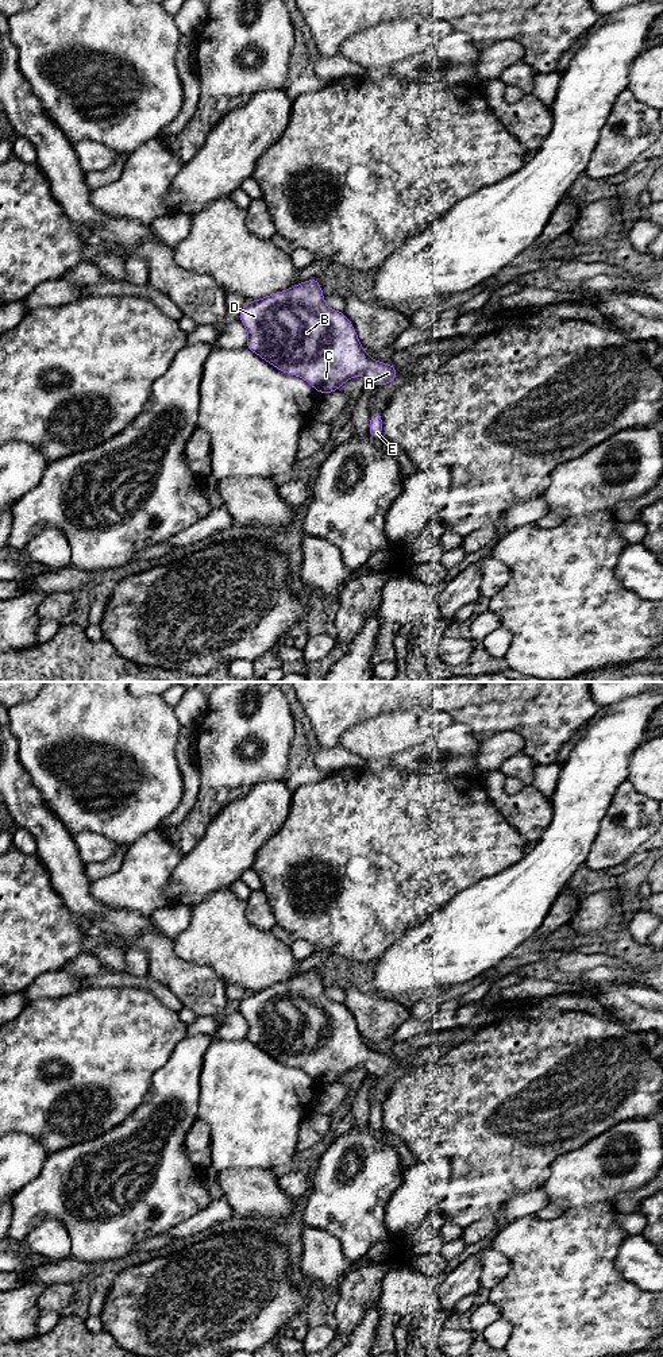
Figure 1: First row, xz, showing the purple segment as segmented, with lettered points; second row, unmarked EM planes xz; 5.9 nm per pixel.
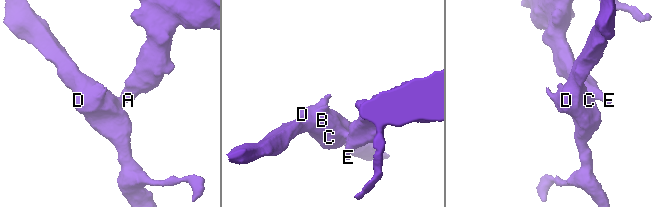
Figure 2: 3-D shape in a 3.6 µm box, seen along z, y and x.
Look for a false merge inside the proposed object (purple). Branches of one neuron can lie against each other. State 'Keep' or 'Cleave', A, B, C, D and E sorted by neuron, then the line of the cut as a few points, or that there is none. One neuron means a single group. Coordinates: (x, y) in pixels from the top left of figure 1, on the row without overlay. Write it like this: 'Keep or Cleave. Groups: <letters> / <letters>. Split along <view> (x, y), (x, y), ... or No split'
Keep. Groups: A B C D E. No split

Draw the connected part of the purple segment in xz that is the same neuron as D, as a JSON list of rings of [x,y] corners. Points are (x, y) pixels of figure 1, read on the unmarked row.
[[[316,968],[288,982],[248,992],[240,999],[239,1013],[247,1021],[247,1041],[275,1060],[301,1068],[320,1086],[334,1084],[358,1067],[365,1067],[370,1075],[379,1077],[389,1076],[397,1069],[398,1060],[386,1053],[377,1053],[366,1045],[350,1010],[325,996]]]

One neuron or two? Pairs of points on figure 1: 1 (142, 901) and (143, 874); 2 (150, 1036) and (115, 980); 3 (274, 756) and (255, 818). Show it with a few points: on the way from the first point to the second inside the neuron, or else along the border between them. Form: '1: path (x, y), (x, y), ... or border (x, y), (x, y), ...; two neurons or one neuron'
1: path (142, 894), (142, 881); one neuron
2: border (89, 986), (141, 987), (151, 993); two neurons
3: border (284, 779), (261, 779), (241, 798); two neurons

